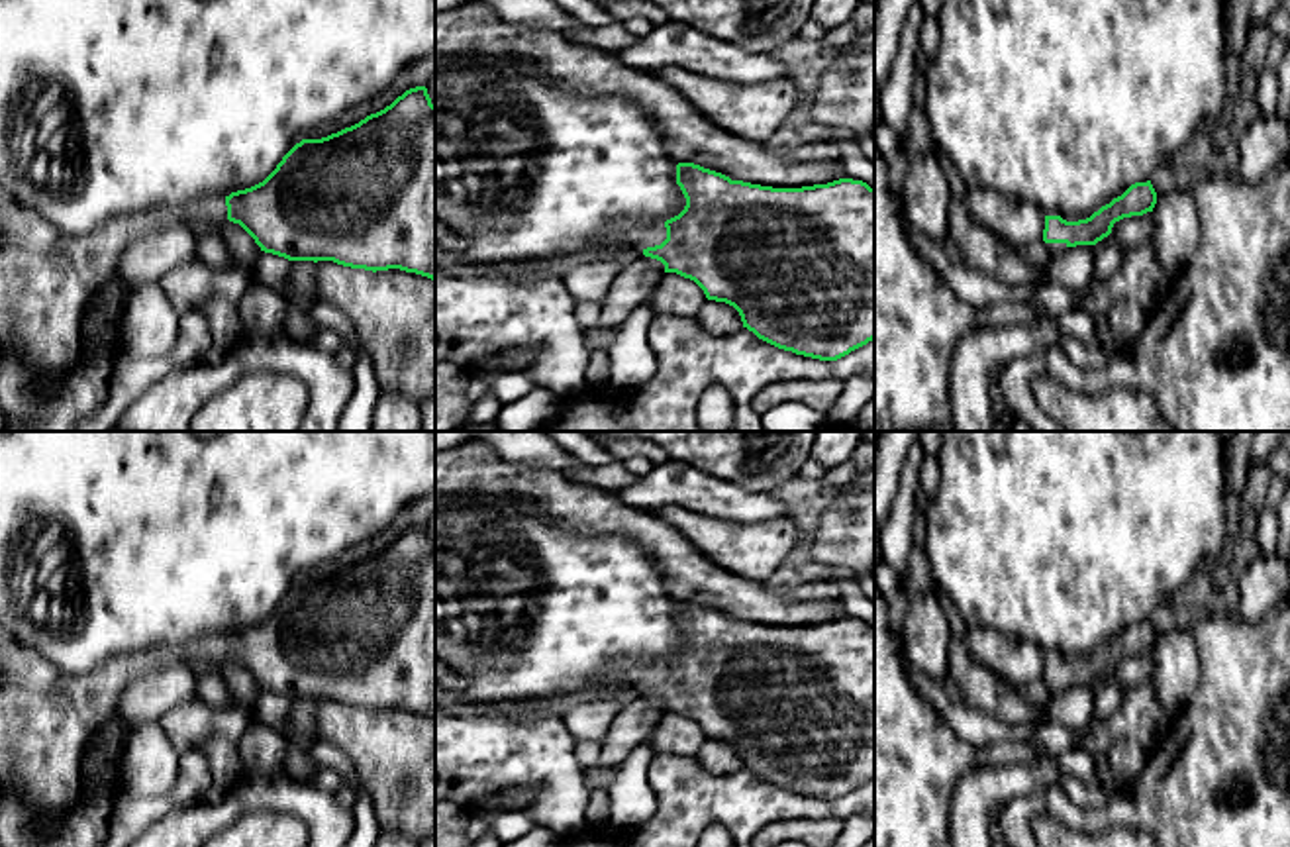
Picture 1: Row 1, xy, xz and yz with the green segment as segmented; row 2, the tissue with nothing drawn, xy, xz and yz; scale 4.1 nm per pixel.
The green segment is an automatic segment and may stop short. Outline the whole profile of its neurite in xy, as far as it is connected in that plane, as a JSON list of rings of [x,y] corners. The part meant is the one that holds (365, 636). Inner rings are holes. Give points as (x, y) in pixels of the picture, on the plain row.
[[[427,527],[406,529],[384,549],[337,573],[302,578],[263,622],[251,627],[225,637],[202,637],[182,647],[163,645],[124,655],[86,674],[71,674],[53,665],[0,622],[0,786],[29,808],[41,825],[55,829],[78,802],[84,745],[98,727],[118,716],[124,690],[167,665],[212,669],[223,659],[239,663],[261,690],[288,700],[333,700],[372,712],[400,708],[435,720],[435,545]]]

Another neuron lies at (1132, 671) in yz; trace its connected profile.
[[[1153,651],[1116,661],[1110,674],[1123,692],[1133,686],[1151,682]]]

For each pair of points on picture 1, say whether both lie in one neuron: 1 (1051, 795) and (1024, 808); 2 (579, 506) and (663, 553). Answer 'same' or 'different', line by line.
1: same
2: same

